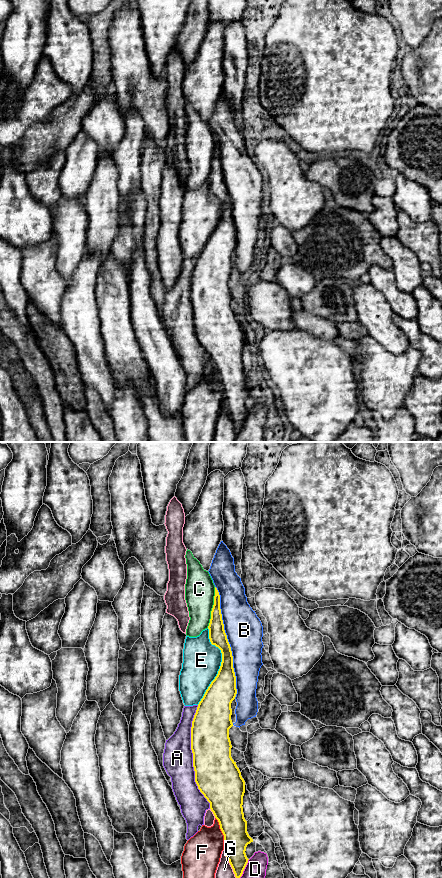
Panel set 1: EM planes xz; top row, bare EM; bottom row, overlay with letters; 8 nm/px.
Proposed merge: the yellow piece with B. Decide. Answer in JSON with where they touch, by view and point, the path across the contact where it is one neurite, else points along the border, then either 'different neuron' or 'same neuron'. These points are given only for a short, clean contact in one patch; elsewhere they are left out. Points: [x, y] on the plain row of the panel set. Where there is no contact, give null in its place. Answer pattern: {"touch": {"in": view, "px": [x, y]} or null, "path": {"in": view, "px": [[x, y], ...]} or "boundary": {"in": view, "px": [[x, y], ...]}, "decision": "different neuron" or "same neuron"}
{"touch": {"in": "xz", "px": [228, 194]}, "decision": "different neuron"}

